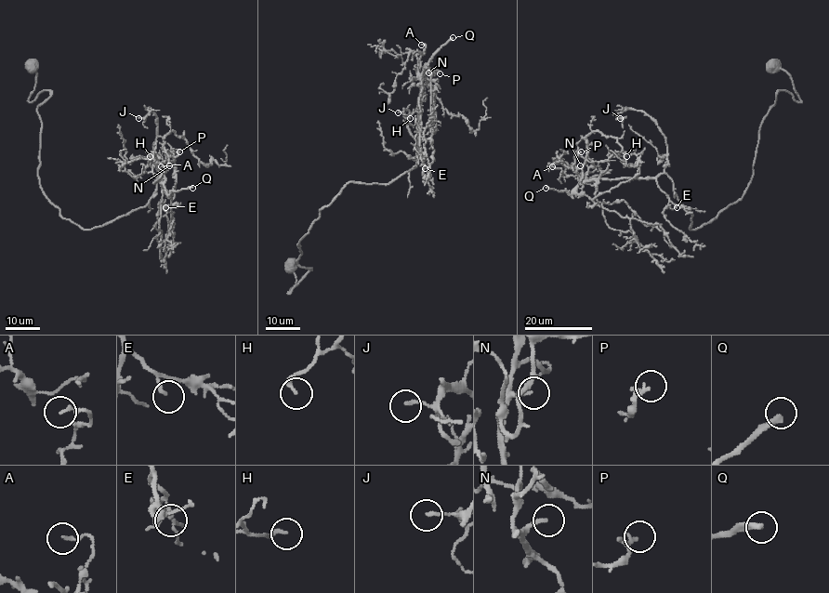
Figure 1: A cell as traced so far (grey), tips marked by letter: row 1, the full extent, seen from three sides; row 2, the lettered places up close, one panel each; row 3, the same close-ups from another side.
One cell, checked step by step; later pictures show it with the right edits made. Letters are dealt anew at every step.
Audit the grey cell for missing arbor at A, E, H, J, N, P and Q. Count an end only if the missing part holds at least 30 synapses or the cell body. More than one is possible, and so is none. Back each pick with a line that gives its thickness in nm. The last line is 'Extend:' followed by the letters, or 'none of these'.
N: Thickness 150 nm
Q: Thickness 280 nm
Extend: N, Q

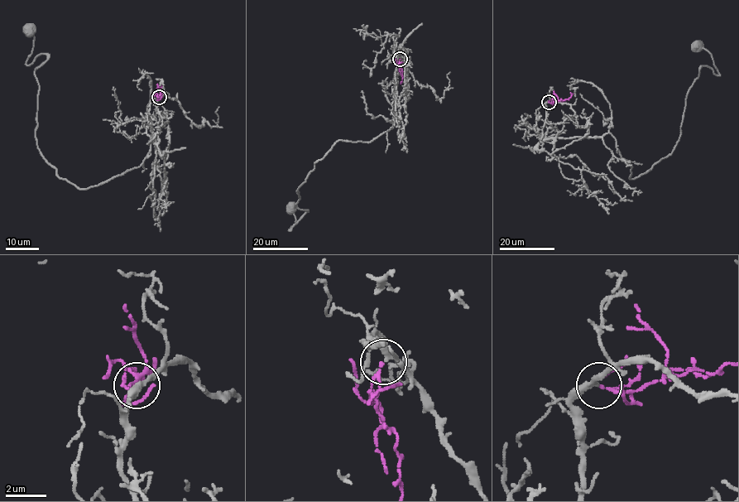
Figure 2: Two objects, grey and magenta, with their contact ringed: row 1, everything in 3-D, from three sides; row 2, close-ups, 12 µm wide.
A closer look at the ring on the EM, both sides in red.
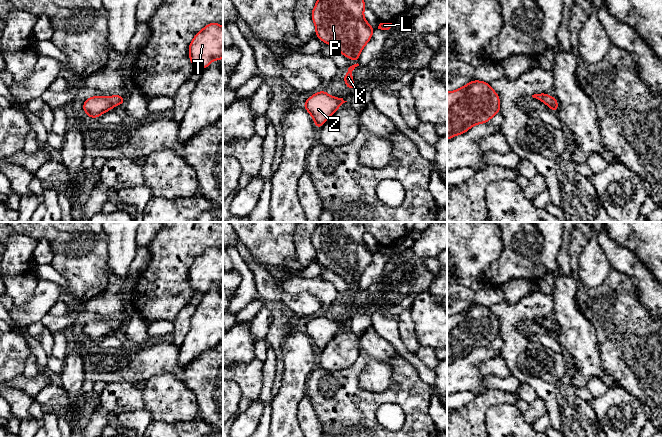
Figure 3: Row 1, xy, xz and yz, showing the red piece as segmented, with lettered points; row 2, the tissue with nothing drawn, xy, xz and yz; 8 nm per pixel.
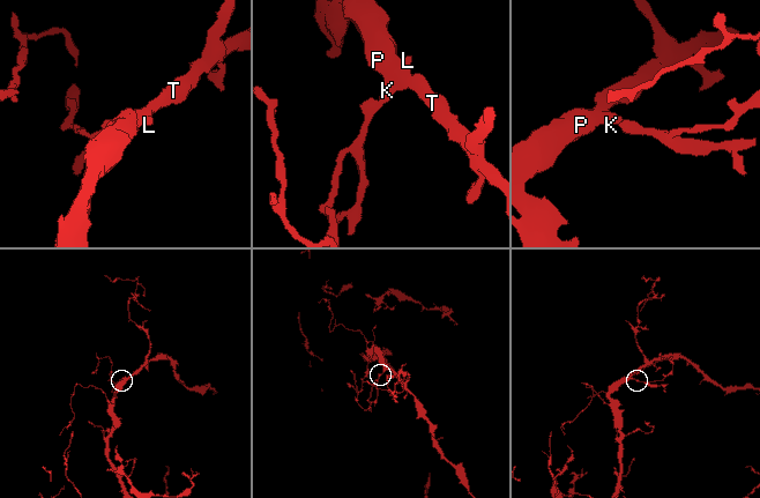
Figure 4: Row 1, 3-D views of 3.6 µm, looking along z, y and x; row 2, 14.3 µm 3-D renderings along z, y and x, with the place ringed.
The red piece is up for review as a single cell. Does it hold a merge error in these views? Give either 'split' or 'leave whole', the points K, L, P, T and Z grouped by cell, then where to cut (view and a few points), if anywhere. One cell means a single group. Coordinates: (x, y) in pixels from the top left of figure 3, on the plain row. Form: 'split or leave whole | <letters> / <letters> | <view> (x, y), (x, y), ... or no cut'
leave whole | K L P T Z | no cut

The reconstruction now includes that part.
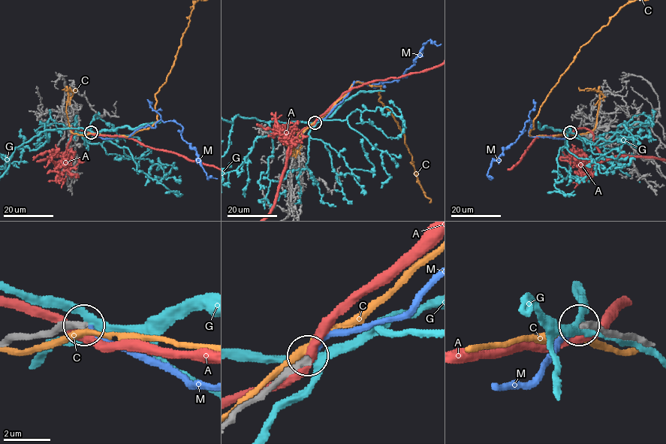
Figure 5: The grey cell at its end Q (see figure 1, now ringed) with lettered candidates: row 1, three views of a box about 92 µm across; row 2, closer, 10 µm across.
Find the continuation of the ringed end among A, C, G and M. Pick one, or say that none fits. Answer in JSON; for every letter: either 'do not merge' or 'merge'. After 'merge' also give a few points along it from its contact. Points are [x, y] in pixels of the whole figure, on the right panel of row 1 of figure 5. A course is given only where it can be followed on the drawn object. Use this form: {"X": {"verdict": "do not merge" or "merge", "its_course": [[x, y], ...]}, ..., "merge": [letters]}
{"A": {"verdict": "do not merge"}, "C": {"verdict": "do not merge"}, "G": {"verdict": "do not merge"}, "M": {"verdict": "merge", "its_course": [[570, 132], [564, 139], [531, 137], [528, 120], [519, 137], [492, 161], [487, 173], [491, 179]]}, "merge": ["M"]}

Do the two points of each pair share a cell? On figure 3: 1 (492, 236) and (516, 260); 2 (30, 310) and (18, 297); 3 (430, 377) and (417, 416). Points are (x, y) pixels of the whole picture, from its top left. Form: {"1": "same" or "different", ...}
{"1": "different", "2": "different", "3": "different"}

